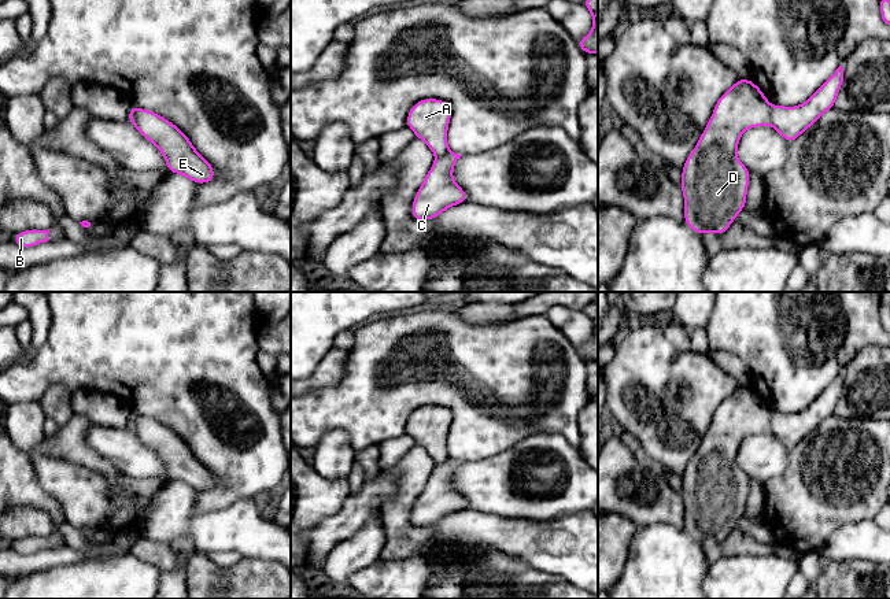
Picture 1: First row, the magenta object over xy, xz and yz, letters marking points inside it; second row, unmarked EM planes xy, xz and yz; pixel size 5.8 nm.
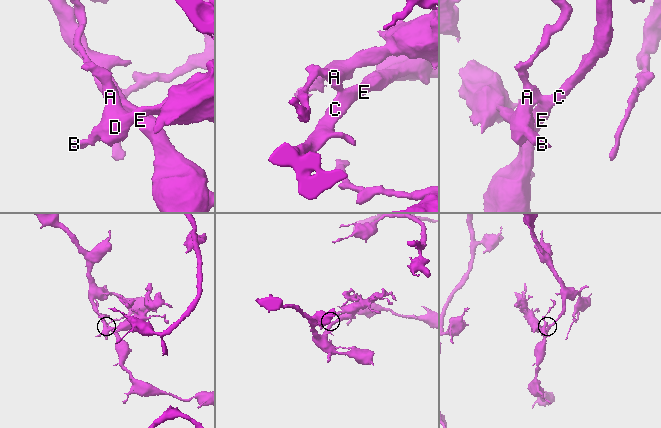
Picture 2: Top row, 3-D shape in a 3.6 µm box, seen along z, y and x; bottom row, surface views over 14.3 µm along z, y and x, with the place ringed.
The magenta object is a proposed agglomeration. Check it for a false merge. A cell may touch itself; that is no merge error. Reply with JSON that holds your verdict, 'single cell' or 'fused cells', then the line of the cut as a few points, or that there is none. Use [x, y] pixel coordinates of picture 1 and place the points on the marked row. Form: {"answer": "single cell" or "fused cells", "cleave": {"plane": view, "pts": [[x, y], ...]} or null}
{"answer": "fused cells", "cleave": {"plane": "yz", "pts": [[771, 106], [768, 124]]}}

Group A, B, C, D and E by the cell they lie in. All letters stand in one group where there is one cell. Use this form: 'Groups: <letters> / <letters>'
Groups: A B D / C E

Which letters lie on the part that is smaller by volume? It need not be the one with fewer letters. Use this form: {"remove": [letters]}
{"remove": ["A", "B", "D"]}

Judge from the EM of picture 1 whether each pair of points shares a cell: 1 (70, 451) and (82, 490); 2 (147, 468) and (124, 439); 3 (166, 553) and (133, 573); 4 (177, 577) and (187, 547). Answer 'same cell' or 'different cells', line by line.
1: different cells
2: same cell
3: different cells
4: same cell

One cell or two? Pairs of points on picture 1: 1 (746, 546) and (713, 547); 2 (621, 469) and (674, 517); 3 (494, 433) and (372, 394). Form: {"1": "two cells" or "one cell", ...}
{"1": "one cell", "2": "one cell", "3": "one cell"}

